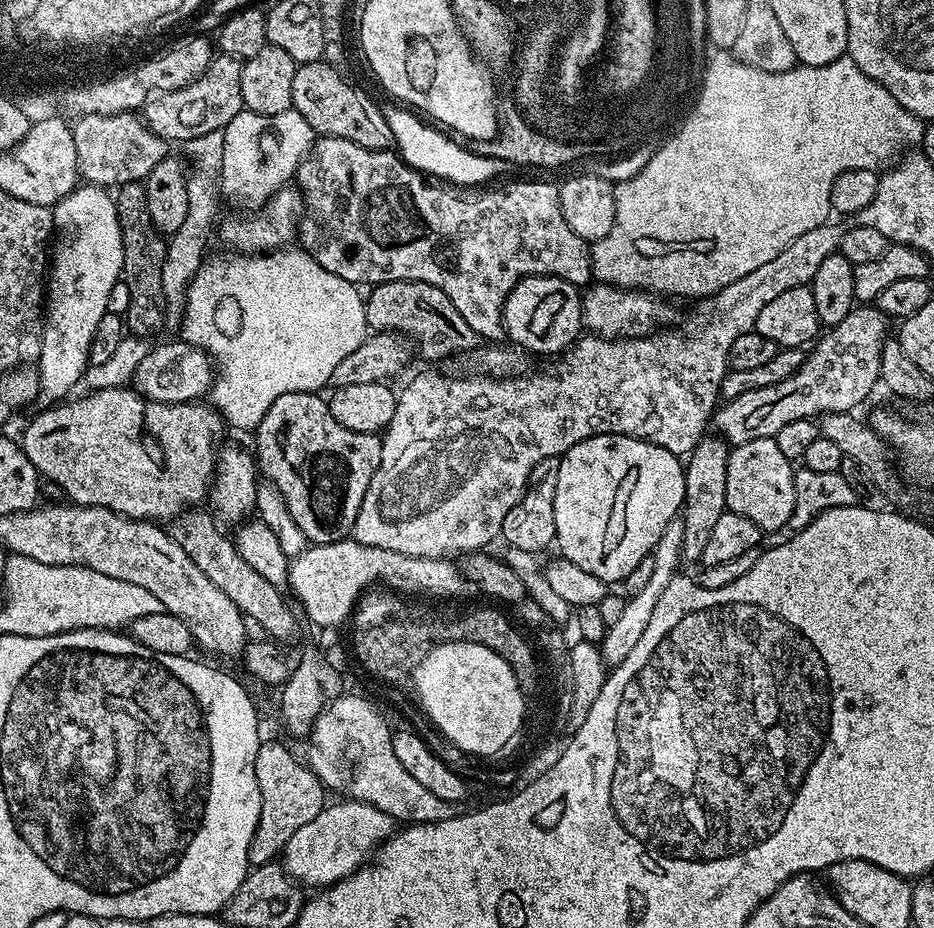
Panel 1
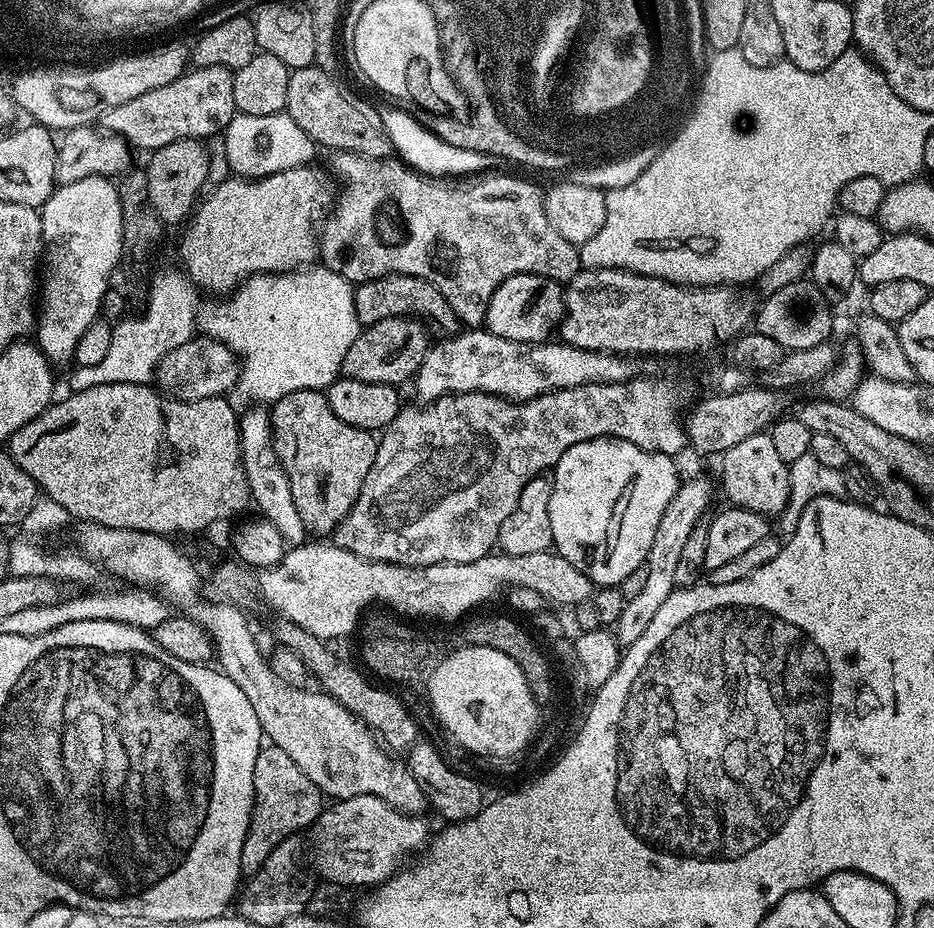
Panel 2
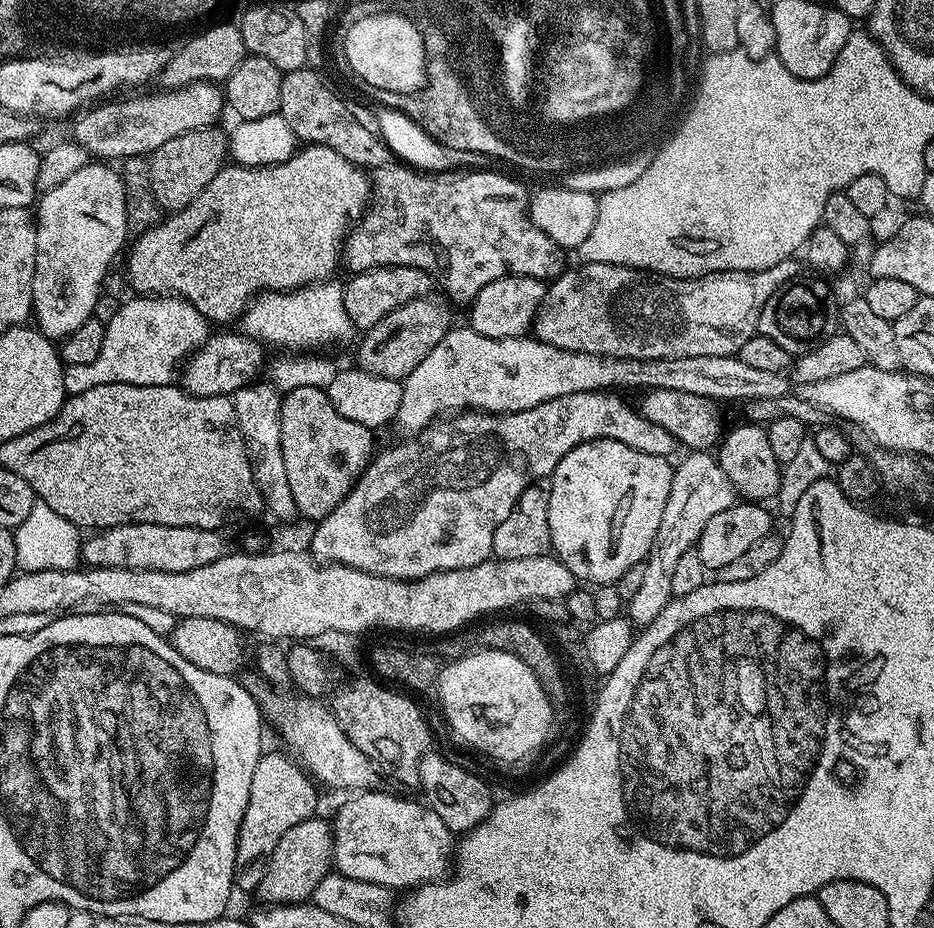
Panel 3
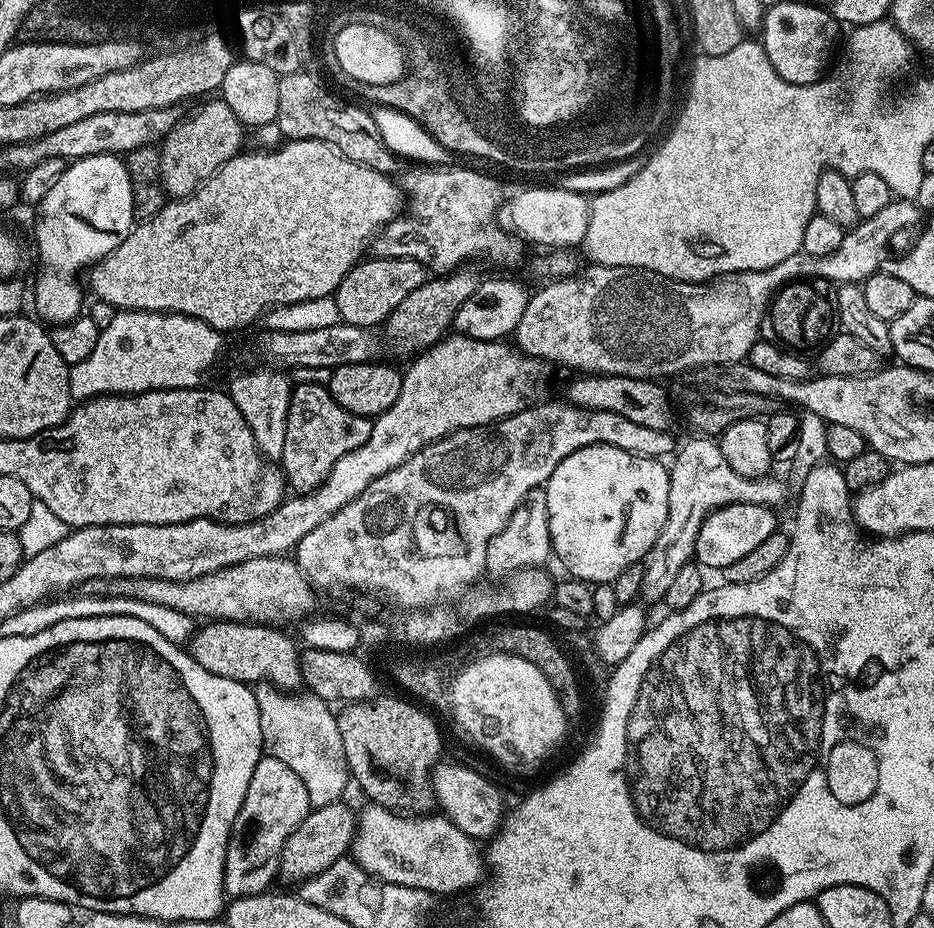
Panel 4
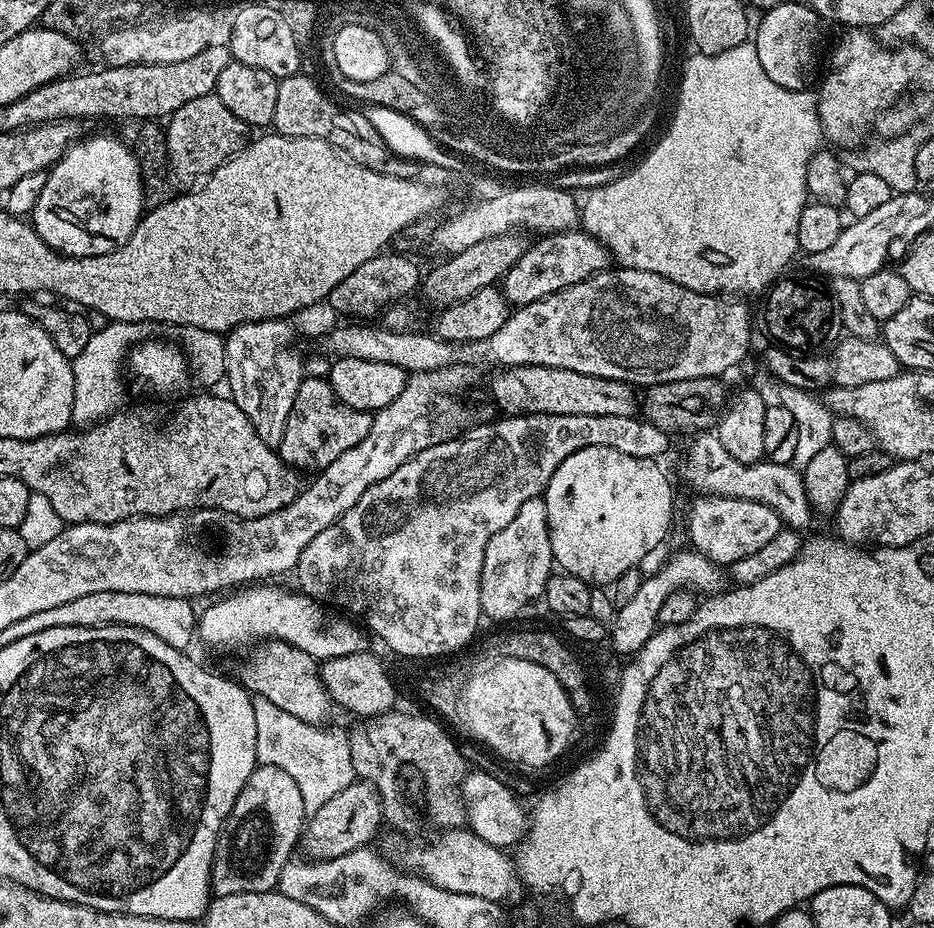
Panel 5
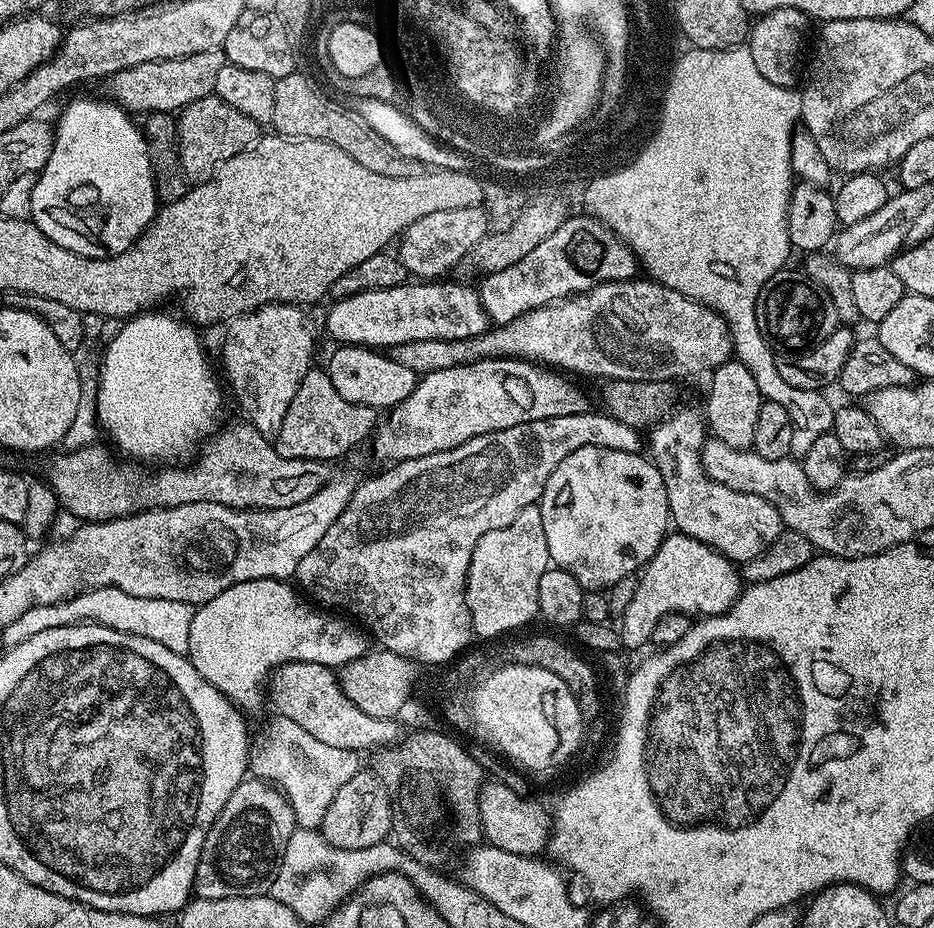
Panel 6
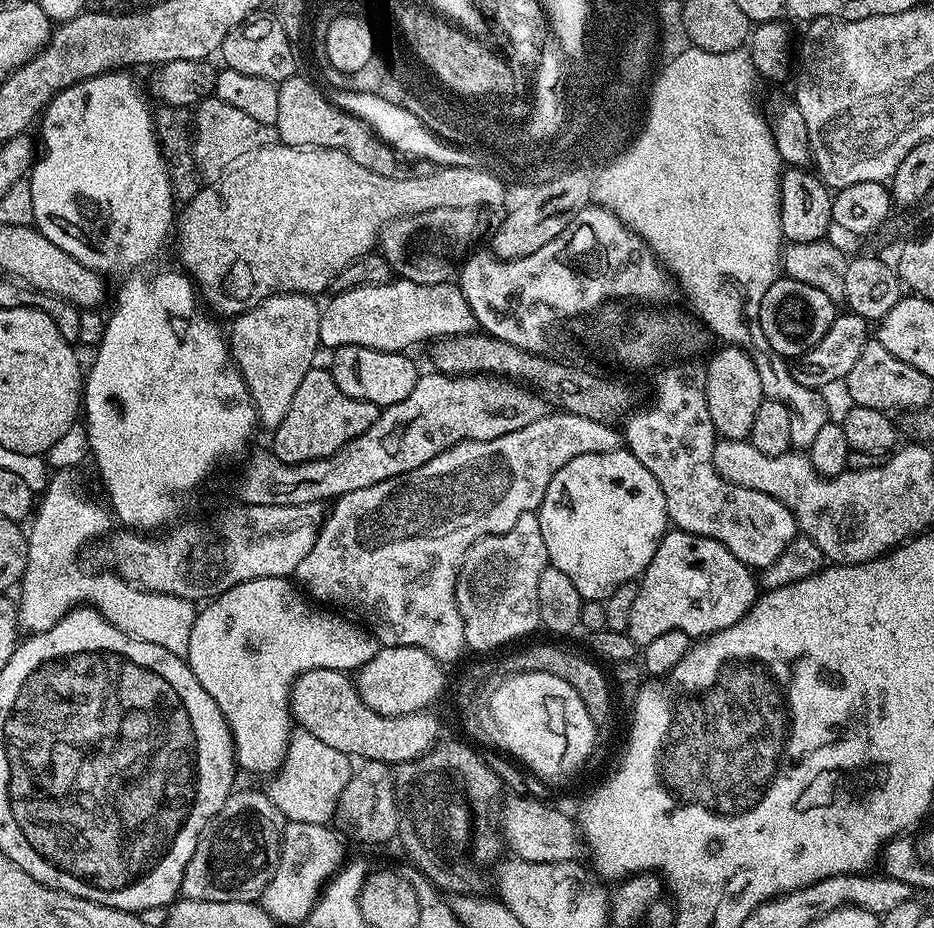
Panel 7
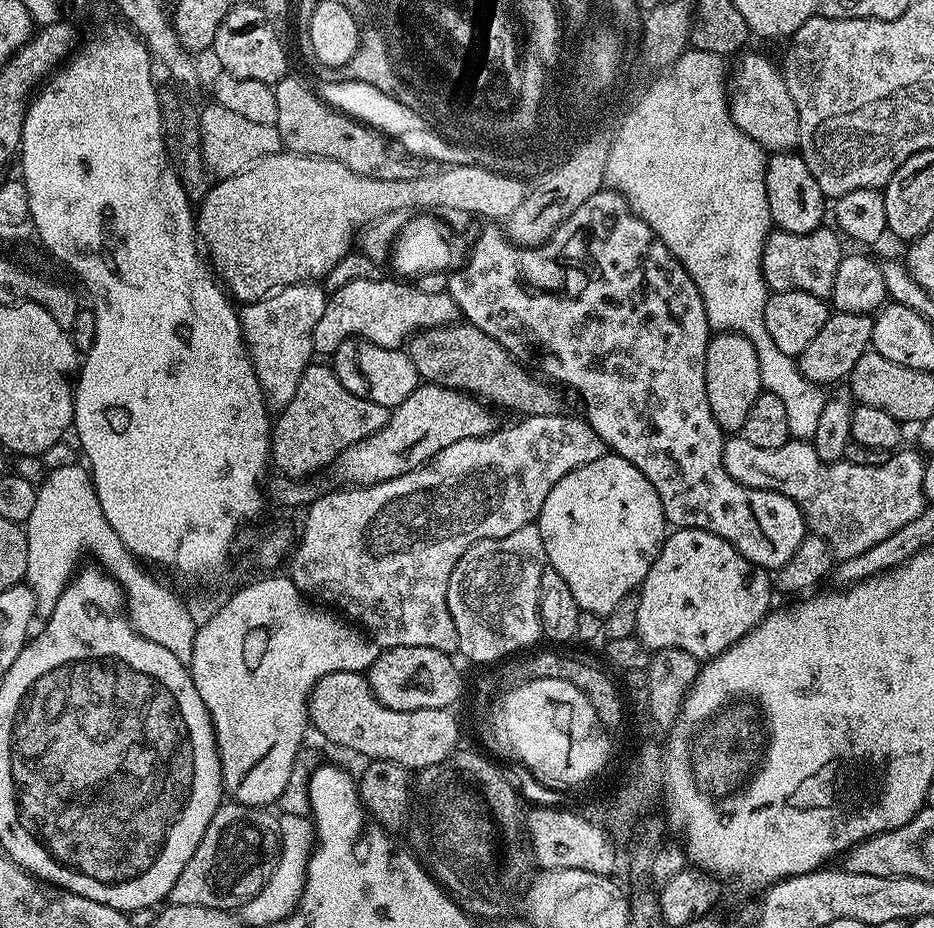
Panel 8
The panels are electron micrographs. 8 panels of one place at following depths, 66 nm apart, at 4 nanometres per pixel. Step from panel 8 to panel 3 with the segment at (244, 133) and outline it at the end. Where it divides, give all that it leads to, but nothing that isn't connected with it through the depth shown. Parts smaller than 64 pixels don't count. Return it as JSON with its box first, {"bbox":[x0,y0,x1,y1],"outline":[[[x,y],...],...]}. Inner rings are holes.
{"bbox":[150,126,230,214],"outline":[[[220,126],[211,128],[199,128],[178,134],[178,138],[170,138],[170,142],[165,142],[163,146],[158,146],[158,150],[150,156],[150,186],[154,186],[154,198],[159,202],[161,209],[165,213],[171,214],[190,206],[206,186],[210,186],[210,178],[225,167],[230,156],[230,136],[223,132]]]}

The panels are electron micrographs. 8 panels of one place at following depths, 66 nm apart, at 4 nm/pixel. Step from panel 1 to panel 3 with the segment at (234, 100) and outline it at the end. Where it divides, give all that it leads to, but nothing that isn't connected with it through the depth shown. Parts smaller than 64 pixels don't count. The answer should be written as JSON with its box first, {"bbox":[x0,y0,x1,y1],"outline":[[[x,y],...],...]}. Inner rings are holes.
{"bbox":[70,80,226,162],"outline":[[[210,80],[194,82],[181,88],[156,90],[153,96],[136,96],[133,100],[108,103],[112,102],[100,102],[81,111],[71,121],[70,132],[71,139],[83,146],[91,157],[104,162],[112,162],[115,156],[148,156],[156,152],[158,146],[170,142],[170,138],[178,138],[178,134],[213,127],[219,121],[216,119],[226,112],[223,87]]]}

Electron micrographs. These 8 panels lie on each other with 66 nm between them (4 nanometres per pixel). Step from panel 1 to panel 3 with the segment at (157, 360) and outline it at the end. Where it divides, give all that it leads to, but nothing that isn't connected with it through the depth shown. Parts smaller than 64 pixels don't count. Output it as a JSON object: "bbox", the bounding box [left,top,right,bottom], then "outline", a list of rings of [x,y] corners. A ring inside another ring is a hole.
{"bbox":[182,330,266,397],"outline":[[[220,330],[217,334],[212,334],[208,337],[203,345],[190,356],[187,357],[186,363],[183,365],[182,374],[184,370],[184,381],[182,387],[184,391],[189,392],[191,396],[227,396],[231,397],[233,392],[240,388],[253,383],[257,379],[256,376],[260,372],[260,367],[264,364],[264,352],[266,352],[265,345],[261,344],[259,340],[252,339],[251,336],[244,335],[243,331],[236,330],[236,332],[228,332],[232,330]]]}

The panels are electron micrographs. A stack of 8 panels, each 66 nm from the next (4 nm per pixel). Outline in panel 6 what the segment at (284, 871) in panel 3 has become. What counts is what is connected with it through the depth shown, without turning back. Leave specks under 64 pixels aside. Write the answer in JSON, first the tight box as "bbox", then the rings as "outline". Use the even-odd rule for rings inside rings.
{"bbox":[322,770,393,850],"outline":[[[359,770],[338,790],[326,810],[322,831],[326,842],[342,850],[362,850],[383,844],[393,835],[392,800],[388,796],[388,787],[375,771]]]}

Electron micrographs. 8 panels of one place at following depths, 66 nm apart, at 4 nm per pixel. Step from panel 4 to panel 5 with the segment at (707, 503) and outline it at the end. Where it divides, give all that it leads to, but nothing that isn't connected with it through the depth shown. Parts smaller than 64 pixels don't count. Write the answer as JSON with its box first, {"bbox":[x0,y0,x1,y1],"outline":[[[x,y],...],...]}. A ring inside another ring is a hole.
{"bbox":[684,434,814,530],"outline":[[[700,434],[693,440],[696,441],[689,446],[688,457],[684,460],[684,476],[693,493],[762,502],[779,514],[787,527],[797,530],[804,530],[811,522],[814,509],[808,501],[804,477],[792,464],[775,464],[765,459],[758,464],[738,462],[715,434]]]}

